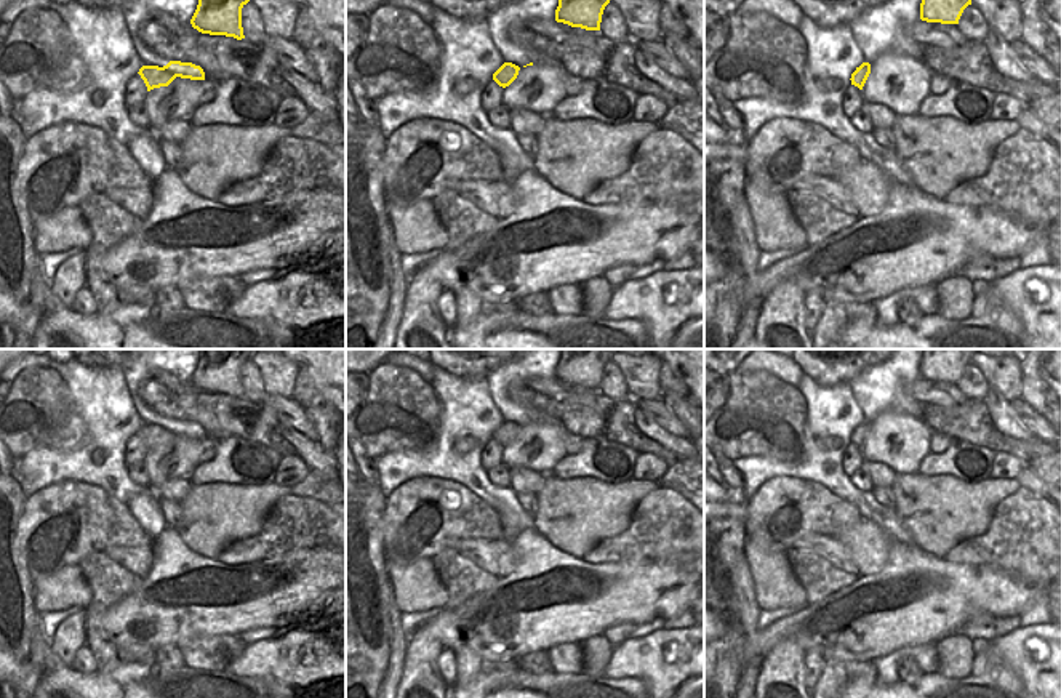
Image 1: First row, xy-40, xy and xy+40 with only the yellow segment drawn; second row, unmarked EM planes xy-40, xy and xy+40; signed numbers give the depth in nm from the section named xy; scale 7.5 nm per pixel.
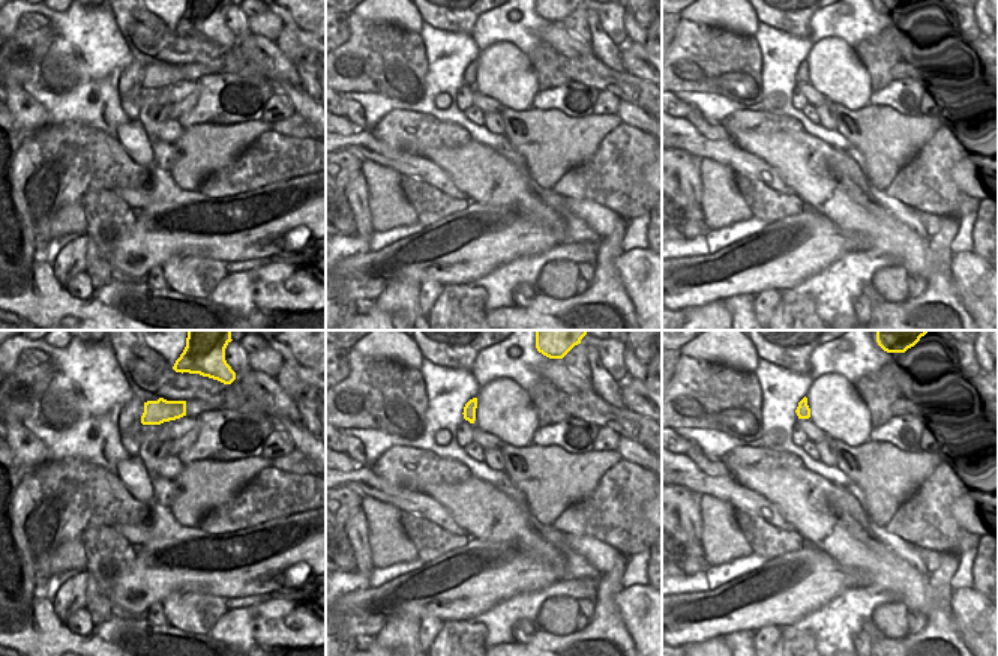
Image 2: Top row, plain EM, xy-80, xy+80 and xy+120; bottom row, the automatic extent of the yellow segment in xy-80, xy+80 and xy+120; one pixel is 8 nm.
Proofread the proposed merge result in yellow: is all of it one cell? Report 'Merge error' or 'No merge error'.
No merge error.

